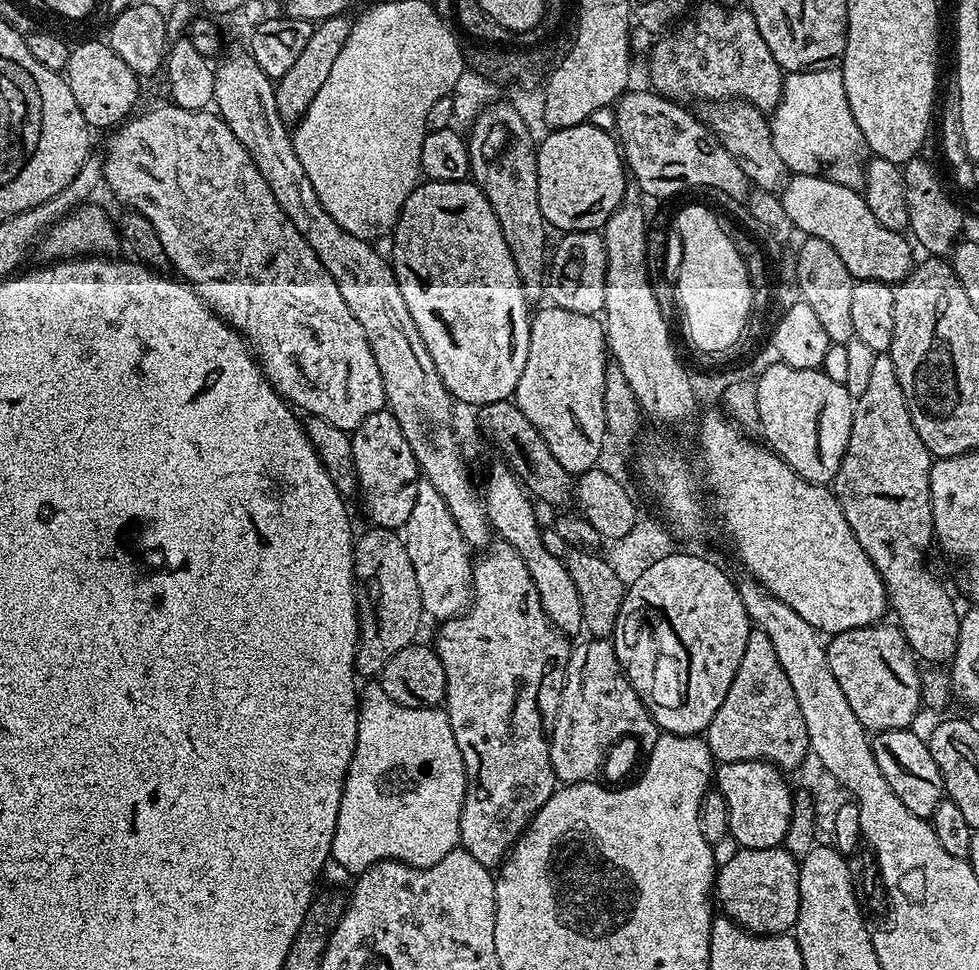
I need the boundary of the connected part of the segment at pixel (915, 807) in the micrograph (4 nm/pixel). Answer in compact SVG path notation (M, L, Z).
M911 727L888 729L877 732L871 737L872 753L878 762L878 770L882 770L882 778L898 794L898 798L906 807L918 814L918 818L928 820L934 810L945 799L944 779L938 770L938 762L930 754L925 737L919 736Z

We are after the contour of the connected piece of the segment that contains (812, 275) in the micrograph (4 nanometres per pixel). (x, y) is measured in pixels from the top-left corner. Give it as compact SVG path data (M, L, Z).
M804 236L796 252L796 284L800 287L799 299L811 306L814 315L822 322L826 338L833 345L843 346L854 339L854 322L850 318L850 306L854 295L854 277L846 270L846 262L838 258L838 250L830 242L822 242L817 236Z

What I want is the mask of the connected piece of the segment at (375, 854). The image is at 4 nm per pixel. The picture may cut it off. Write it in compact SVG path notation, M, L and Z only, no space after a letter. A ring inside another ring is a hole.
M380 683L365 684L368 685L365 688L363 685L359 693L358 742L344 779L331 859L351 874L365 872L383 860L400 860L415 868L429 868L442 862L460 842L462 802L468 785L462 750L458 750L454 730L450 730L450 718L443 707L402 706L382 690Z

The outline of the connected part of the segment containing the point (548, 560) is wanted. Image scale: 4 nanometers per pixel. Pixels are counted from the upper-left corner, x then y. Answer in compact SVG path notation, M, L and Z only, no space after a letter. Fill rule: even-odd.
M495 462L488 468L488 481L482 484L484 508L488 511L488 522L493 533L496 532L503 543L520 555L522 562L530 570L530 578L534 578L534 586L538 590L538 598L542 602L542 610L546 610L548 620L558 631L565 634L581 631L584 628L582 618L582 602L578 598L578 586L574 586L574 578L570 578L570 570L564 560L554 558L550 550L542 542L542 523L536 517L537 505L533 497L520 479L512 472L512 467L503 462Z

